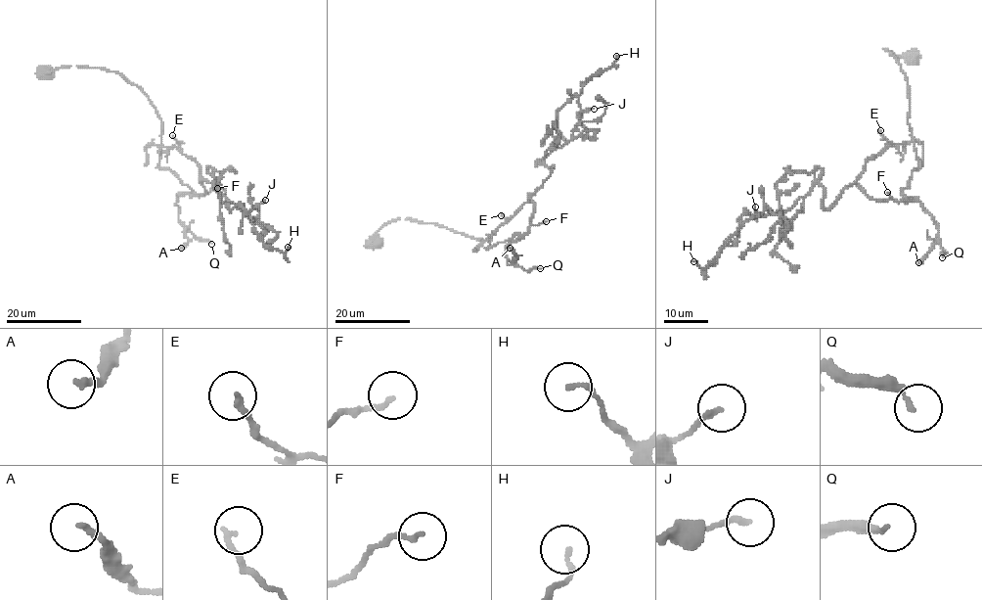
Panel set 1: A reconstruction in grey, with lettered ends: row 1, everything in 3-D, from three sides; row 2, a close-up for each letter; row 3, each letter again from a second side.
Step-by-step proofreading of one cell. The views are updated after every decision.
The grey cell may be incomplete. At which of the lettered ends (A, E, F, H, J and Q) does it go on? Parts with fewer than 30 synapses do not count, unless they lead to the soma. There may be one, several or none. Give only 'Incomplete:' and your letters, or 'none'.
Incomplete: none

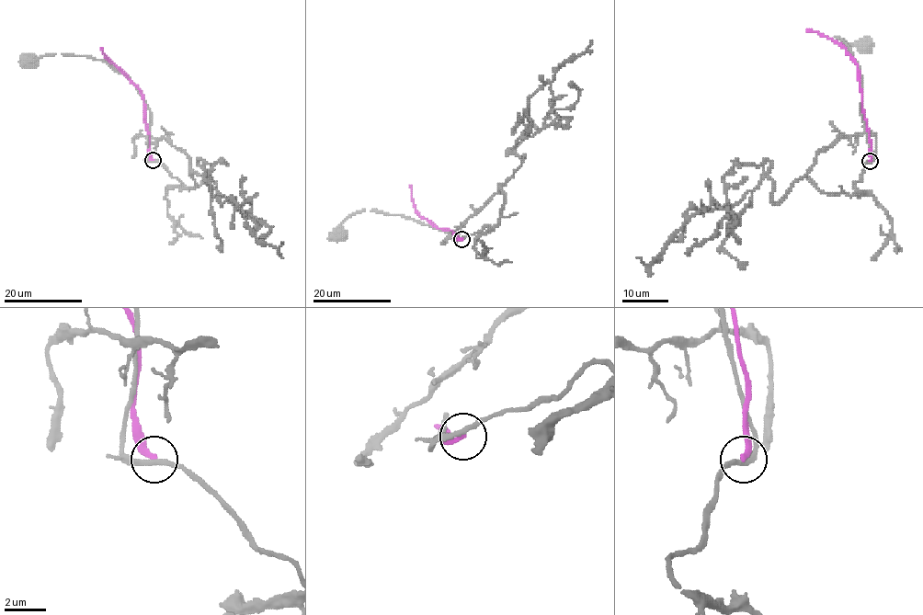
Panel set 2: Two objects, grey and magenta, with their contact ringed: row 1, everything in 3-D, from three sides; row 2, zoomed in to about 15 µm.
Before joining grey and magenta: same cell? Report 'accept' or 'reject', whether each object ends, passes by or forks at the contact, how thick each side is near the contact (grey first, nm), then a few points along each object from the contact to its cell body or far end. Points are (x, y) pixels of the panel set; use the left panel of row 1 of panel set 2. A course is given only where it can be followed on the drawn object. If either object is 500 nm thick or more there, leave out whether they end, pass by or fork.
reject | grey passes by | magenta ends | 220/280 nm | grey via (153, 160), (147, 158), (150, 110), (123, 74), (105, 61), (86, 56), (53, 54), (28, 59) | magenta via (153, 160), (149, 151), (143, 96), (101, 49)

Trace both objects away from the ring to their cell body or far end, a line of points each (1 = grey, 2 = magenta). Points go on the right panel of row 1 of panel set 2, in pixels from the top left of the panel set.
1: (870, 161), (865, 120), (860, 113), (861, 74), (851, 51), (835, 37), (853, 45), (863, 39), (867, 42)
2: (870, 161), (871, 142), (856, 62), (836, 41), (807, 31)

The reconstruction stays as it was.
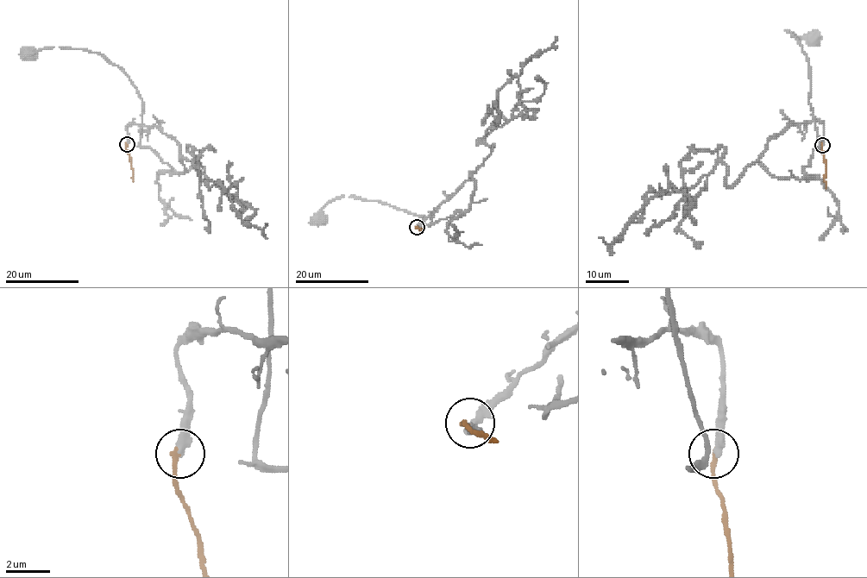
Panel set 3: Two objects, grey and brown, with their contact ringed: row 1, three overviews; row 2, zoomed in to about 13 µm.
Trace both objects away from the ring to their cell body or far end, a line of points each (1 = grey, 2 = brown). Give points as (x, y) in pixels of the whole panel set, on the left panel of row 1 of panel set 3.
1: (127, 145), (128, 126), (157, 127), (184, 172), (140, 145), (143, 103), (117, 65), (83, 49), (28, 52)
2: (127, 145), (132, 181)

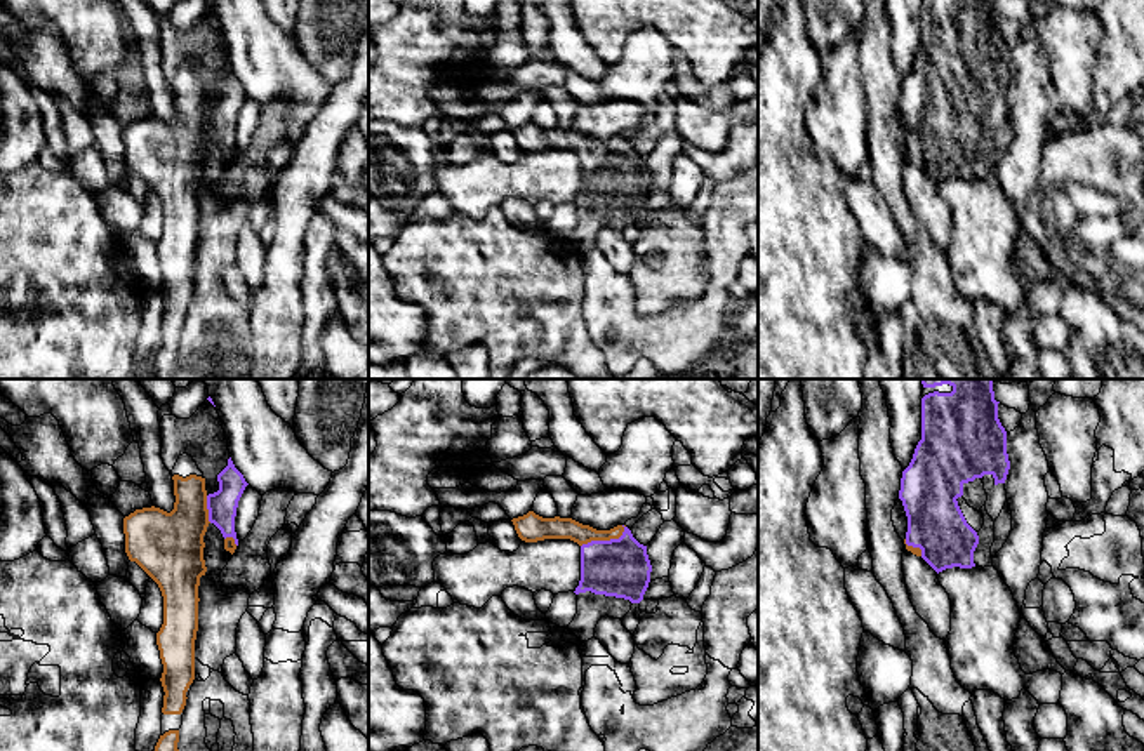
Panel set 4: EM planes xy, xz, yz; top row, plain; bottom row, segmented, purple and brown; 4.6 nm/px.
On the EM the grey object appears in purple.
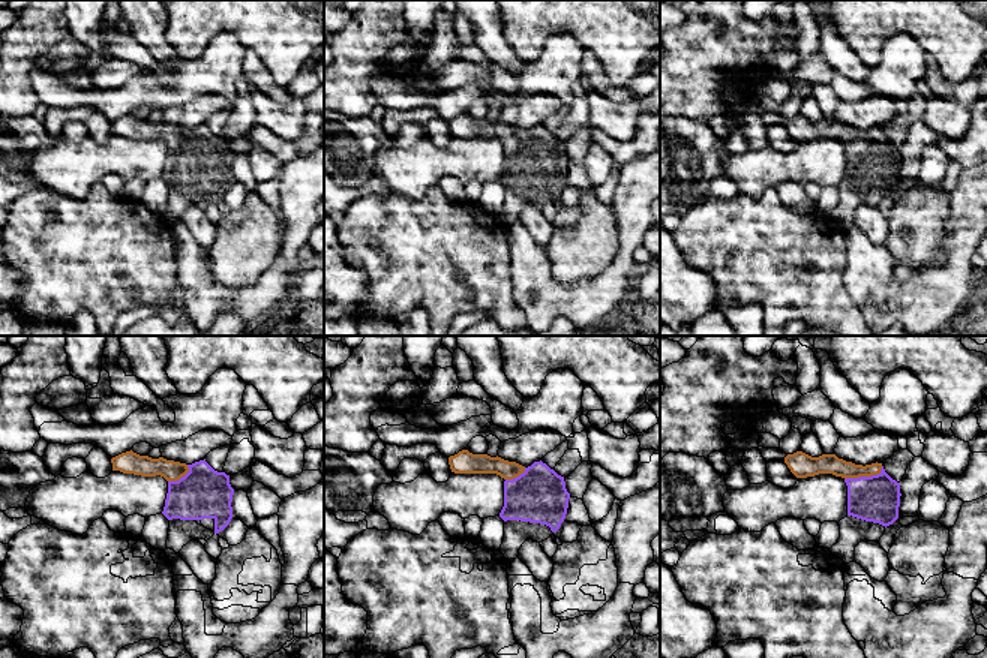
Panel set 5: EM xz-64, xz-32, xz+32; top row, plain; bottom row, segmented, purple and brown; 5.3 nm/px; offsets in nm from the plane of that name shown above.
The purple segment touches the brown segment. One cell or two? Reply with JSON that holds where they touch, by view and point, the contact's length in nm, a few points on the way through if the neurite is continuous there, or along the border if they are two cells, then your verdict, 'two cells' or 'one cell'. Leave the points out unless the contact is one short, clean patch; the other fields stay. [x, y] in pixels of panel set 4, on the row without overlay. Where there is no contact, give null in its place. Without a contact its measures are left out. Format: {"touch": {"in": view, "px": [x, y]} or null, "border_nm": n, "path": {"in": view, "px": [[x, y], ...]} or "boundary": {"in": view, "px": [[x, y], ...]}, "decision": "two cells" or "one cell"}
{"touch": {"in": "xz", "px": [605, 152]}, "border_nm": 220, "path": {"in": "xz", "px": [[619, 178], [605, 164], [605, 152], [557, 138]]}, "decision": "one cell"}

